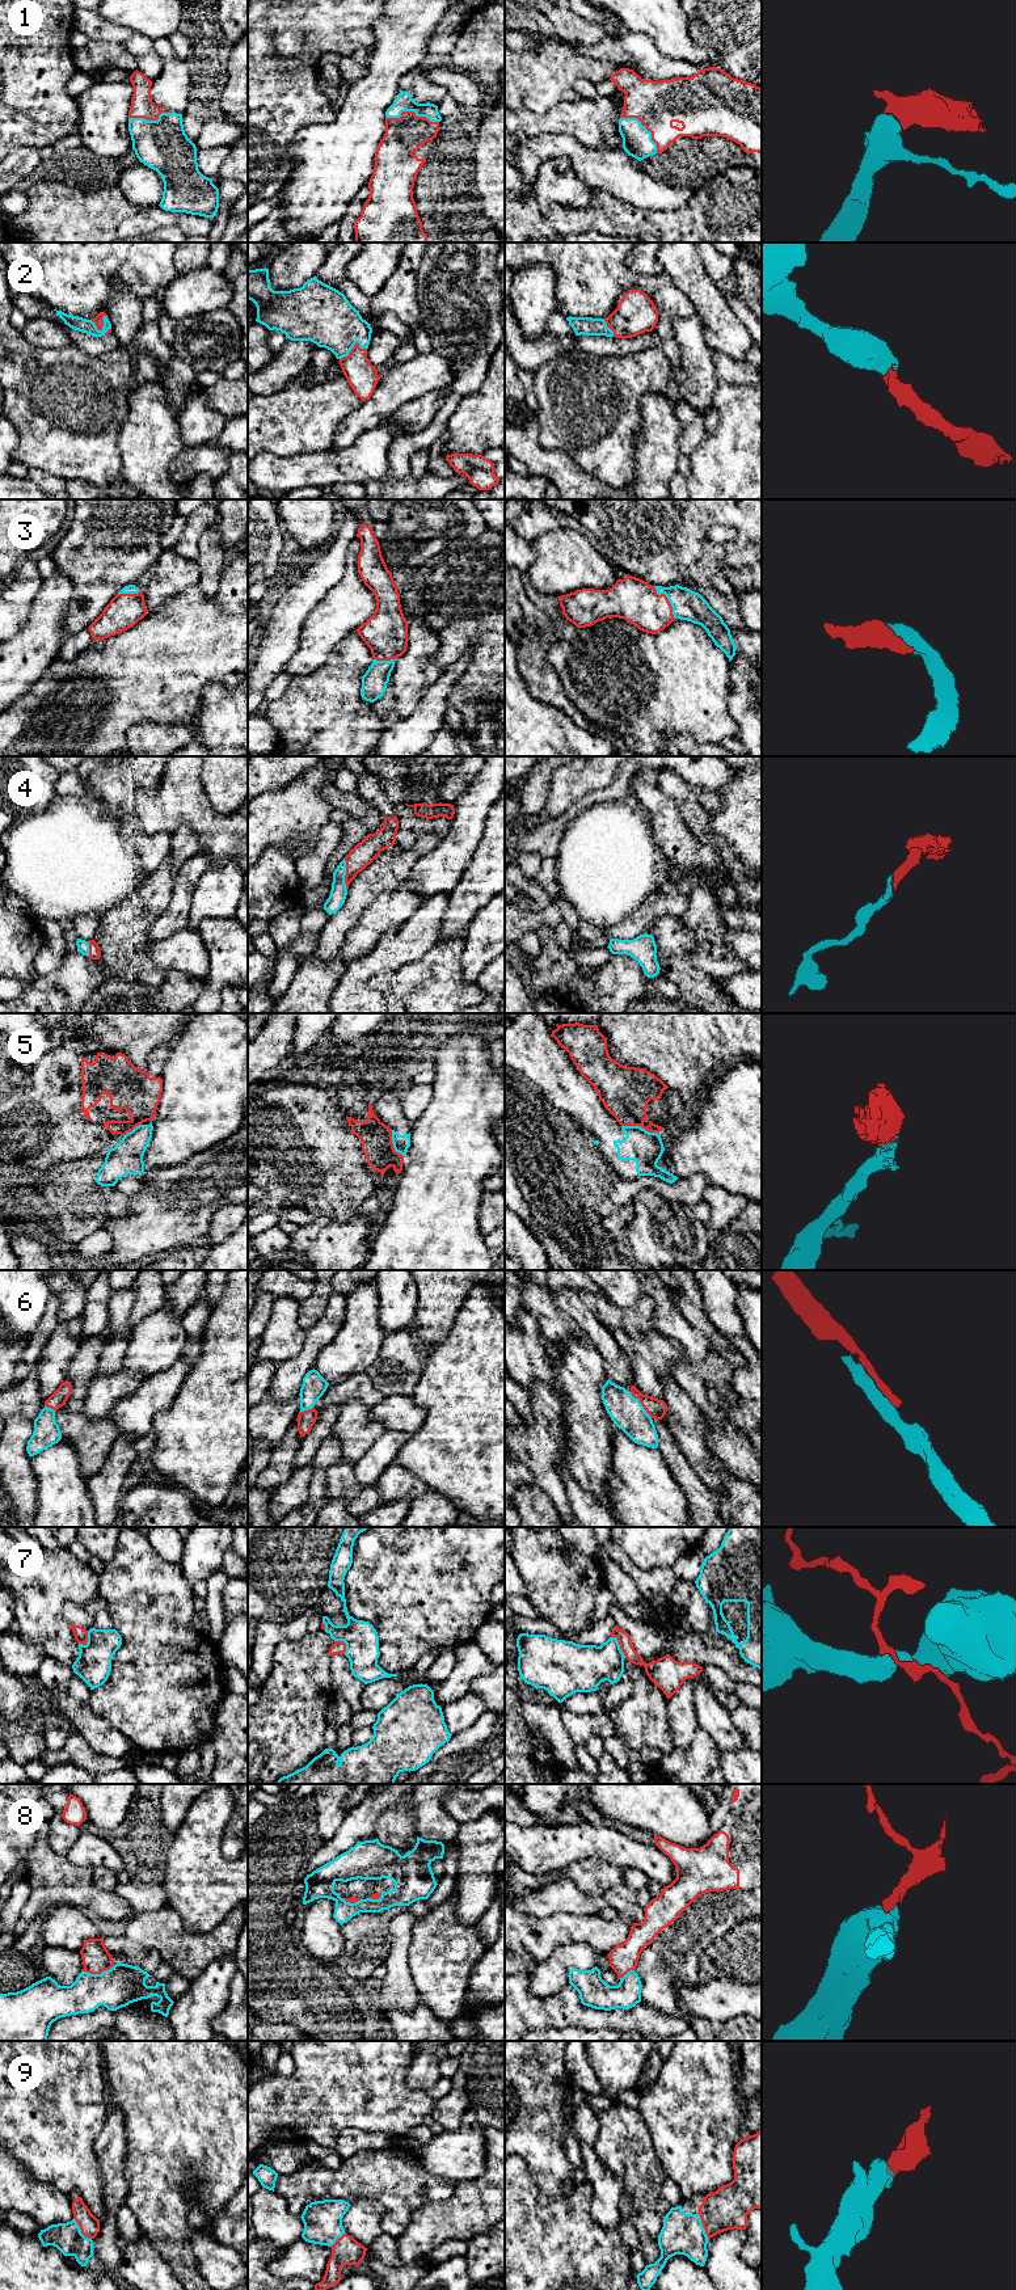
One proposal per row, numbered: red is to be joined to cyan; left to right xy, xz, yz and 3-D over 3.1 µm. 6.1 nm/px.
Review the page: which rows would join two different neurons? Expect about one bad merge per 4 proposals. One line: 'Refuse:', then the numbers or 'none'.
Refuse: 5, 7

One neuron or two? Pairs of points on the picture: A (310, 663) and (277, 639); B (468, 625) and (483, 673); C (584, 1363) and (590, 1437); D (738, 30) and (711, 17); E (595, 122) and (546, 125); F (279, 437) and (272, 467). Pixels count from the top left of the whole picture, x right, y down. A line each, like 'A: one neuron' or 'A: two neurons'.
A: two neurons
B: one neuron
C: one neuron
D: one neuron
E: one neuron
F: two neurons

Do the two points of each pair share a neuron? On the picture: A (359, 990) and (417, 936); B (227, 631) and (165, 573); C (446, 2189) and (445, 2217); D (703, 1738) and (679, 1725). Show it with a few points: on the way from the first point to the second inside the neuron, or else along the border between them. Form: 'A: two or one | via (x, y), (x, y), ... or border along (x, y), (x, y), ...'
A: one | via (366, 973), (379, 960), (400, 947)
B: two | border along (195, 585), (184, 589), (159, 610)
C: two | border along (458, 2183), (447, 2198), (429, 2201), (417, 2208)
D: two | border along (699, 1728), (687, 1746), (674, 1747)

